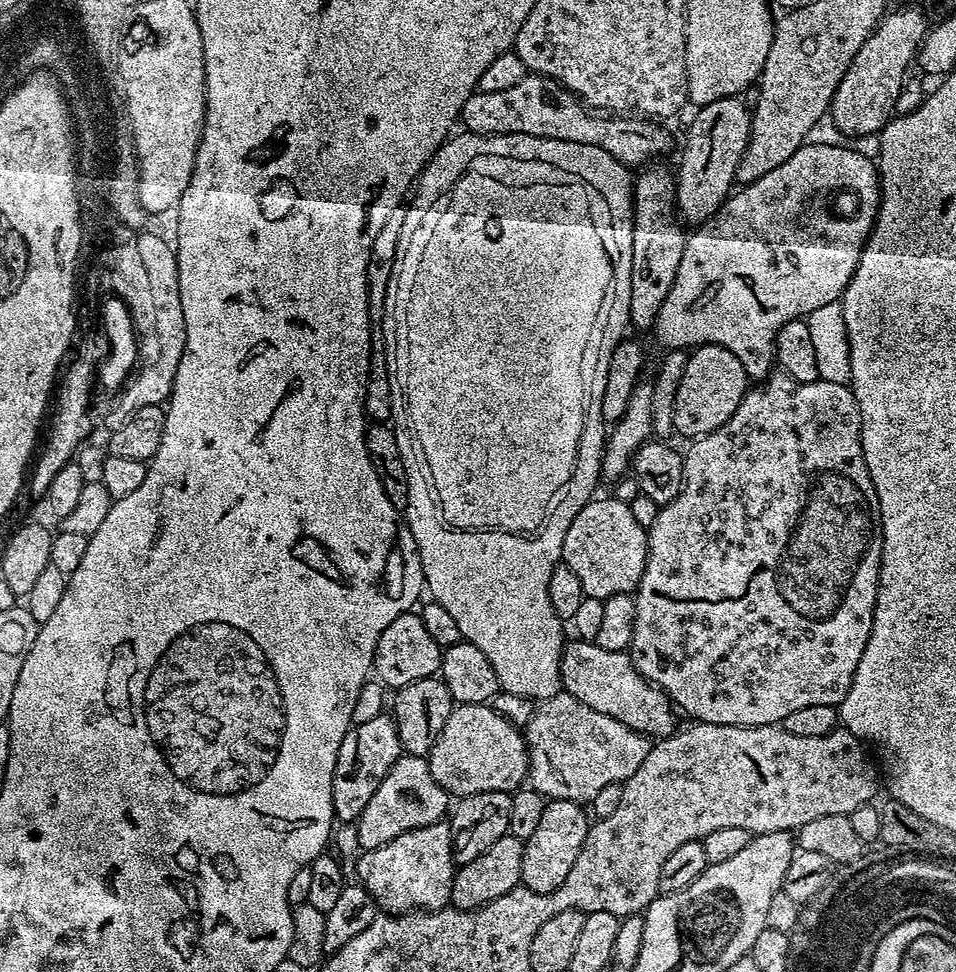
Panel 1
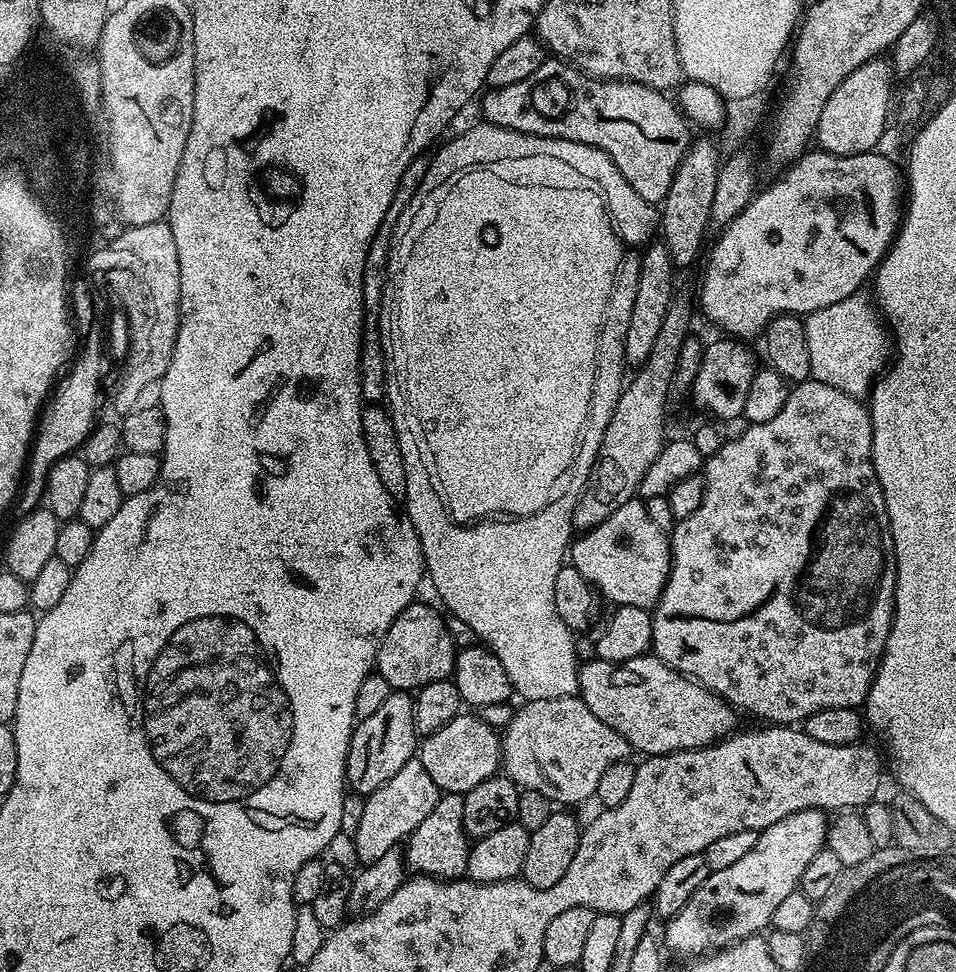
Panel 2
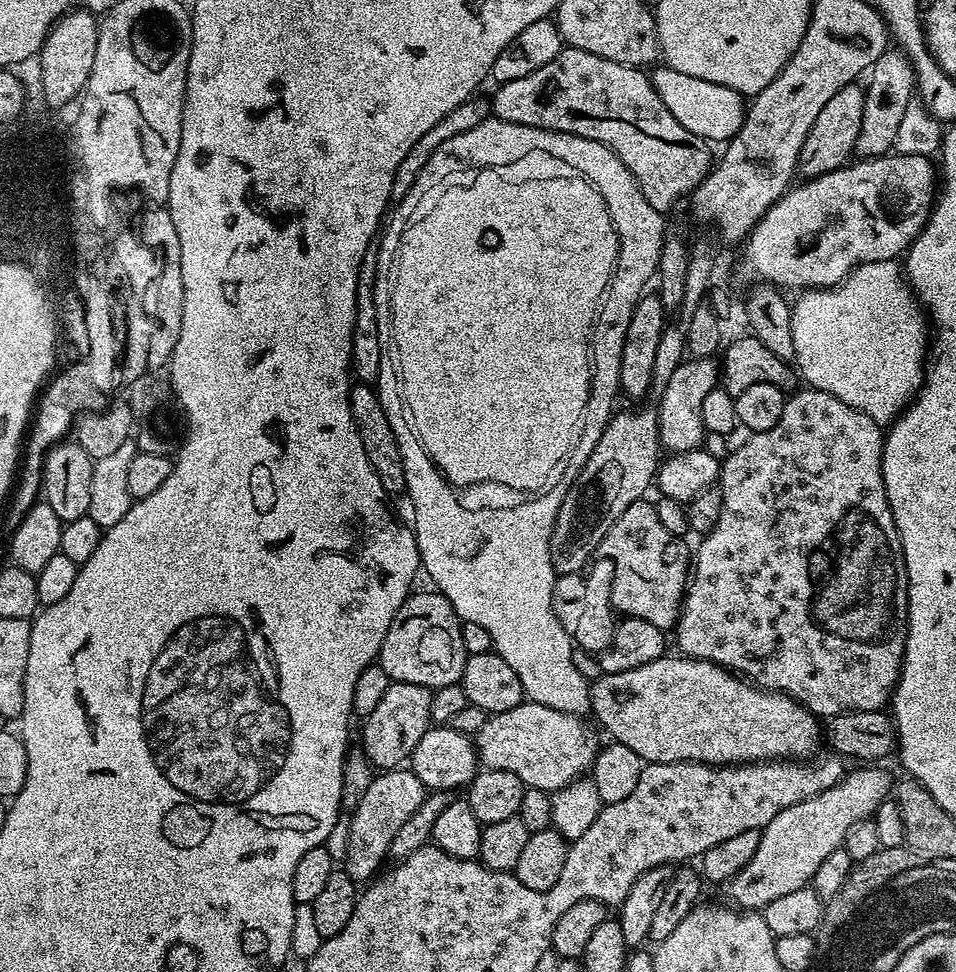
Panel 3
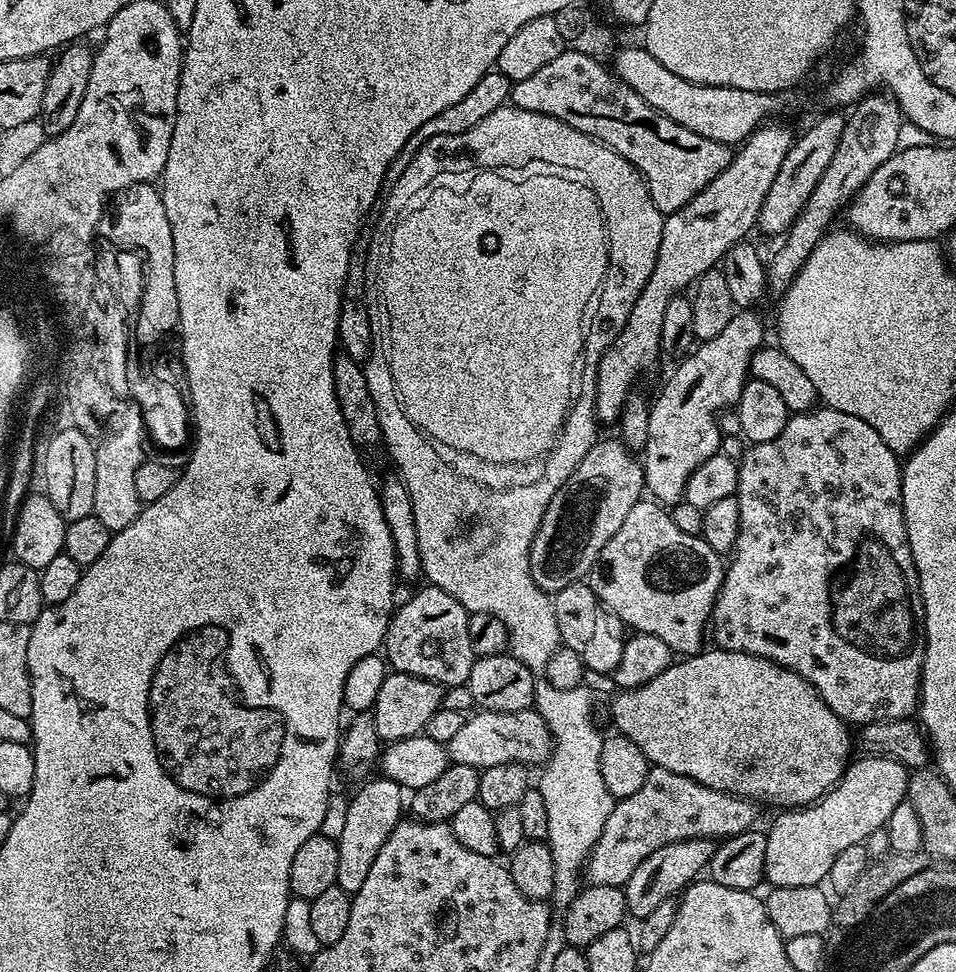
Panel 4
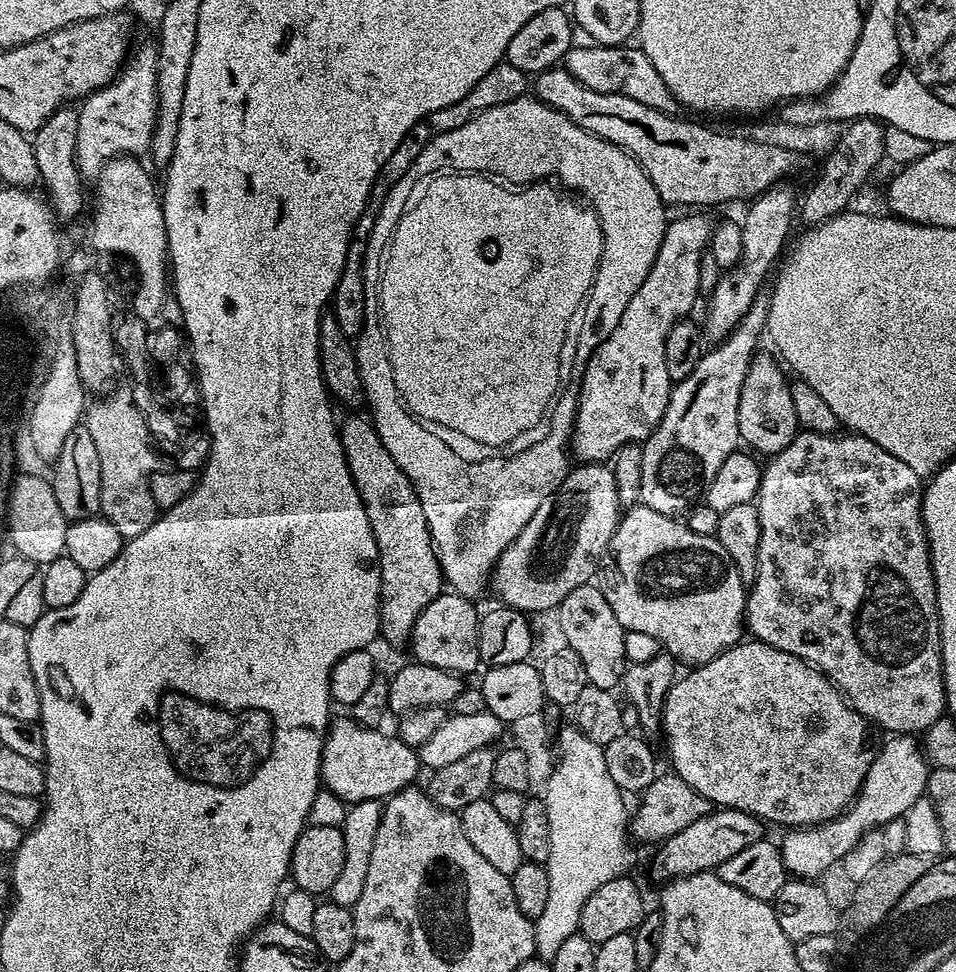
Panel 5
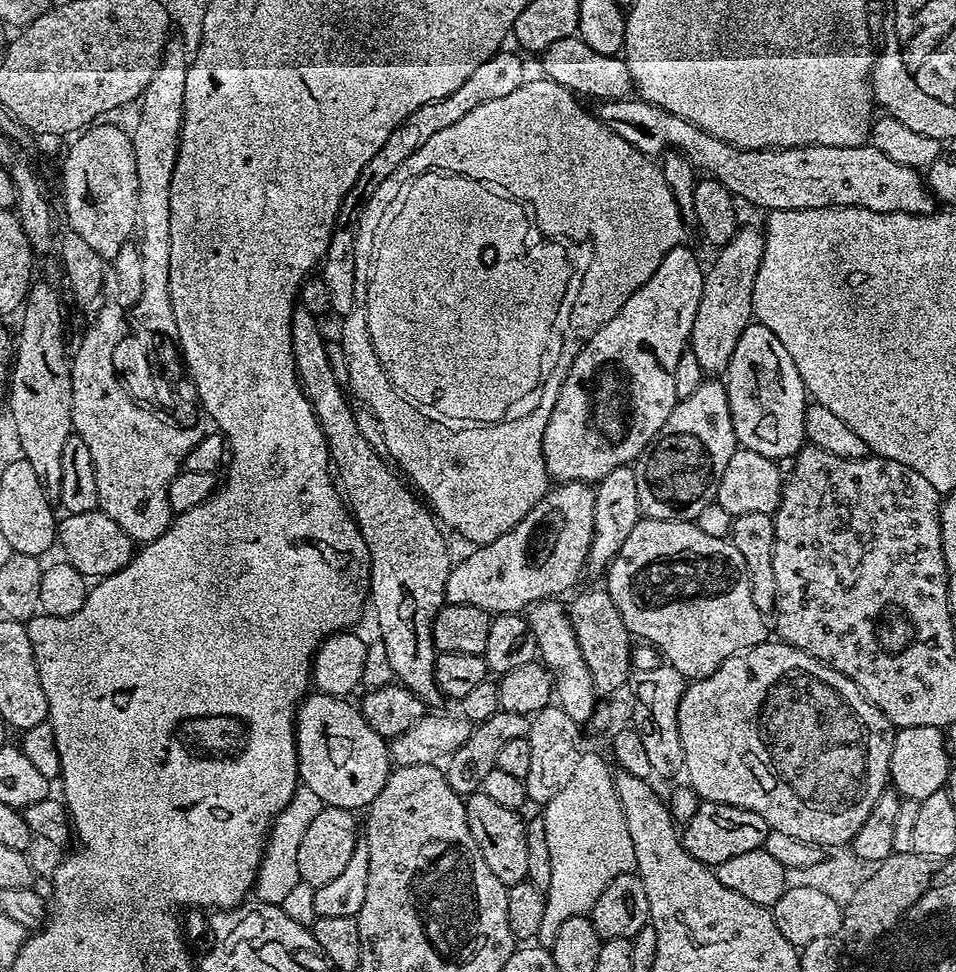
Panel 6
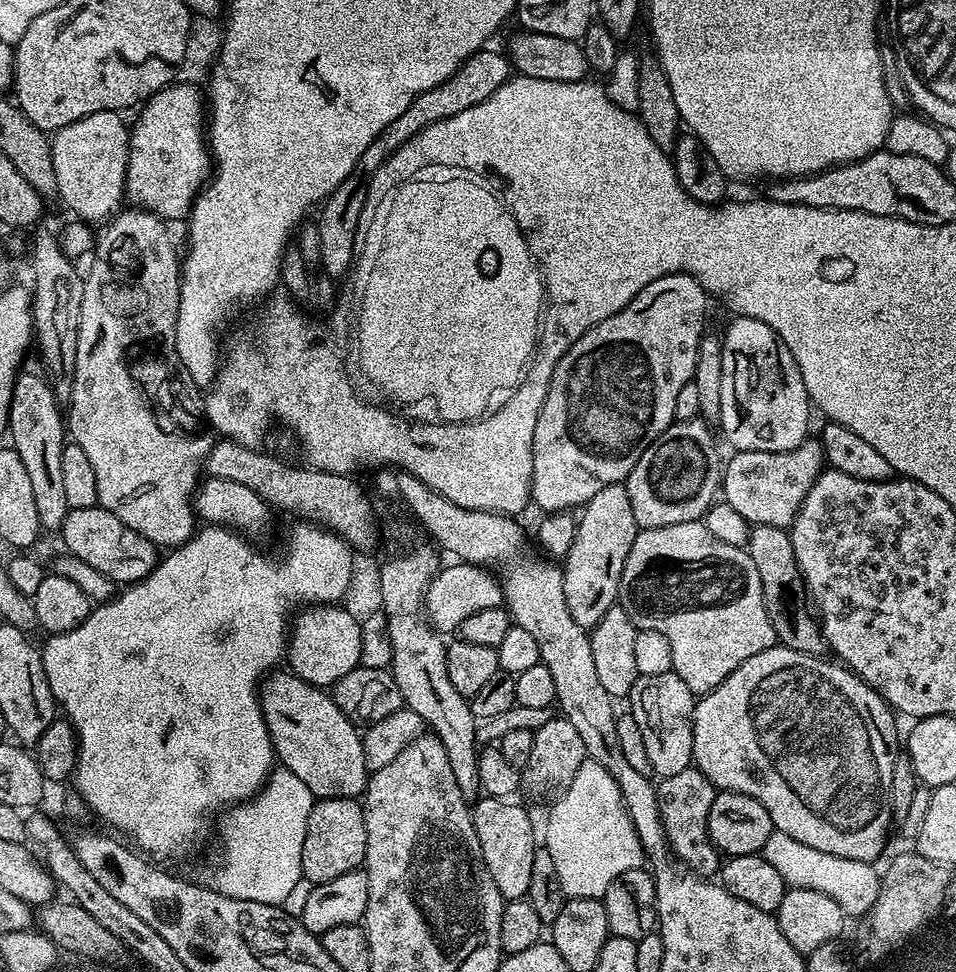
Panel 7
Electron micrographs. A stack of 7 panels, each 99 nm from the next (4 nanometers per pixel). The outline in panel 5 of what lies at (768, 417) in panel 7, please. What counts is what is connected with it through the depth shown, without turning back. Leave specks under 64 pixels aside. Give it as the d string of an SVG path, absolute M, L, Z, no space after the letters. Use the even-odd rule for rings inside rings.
M754 362L742 382L742 394L738 402L740 439L745 445L749 444L749 449L757 448L752 449L757 453L781 452L786 446L790 446L798 431L794 402L790 398L790 384L789 381L784 381L785 369L779 363L776 364Z

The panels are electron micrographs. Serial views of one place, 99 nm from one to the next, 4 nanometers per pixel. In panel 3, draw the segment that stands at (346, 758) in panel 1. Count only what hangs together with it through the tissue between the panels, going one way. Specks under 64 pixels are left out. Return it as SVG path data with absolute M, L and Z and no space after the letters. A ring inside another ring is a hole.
M389 683L386 694L374 706L369 716L363 717L365 757L376 770L391 770L401 767L411 757L418 746L422 734L426 734L432 724L430 718L430 698L432 692L417 684Z

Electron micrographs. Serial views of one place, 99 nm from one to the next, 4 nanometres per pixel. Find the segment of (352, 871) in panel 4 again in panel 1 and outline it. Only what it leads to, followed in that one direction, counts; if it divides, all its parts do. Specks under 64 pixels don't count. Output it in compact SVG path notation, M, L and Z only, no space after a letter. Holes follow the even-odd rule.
M401 755L394 762L390 774L382 778L382 786L374 790L374 798L370 798L366 810L362 810L359 820L355 821L358 841L364 850L386 846L386 842L398 838L398 834L441 823L449 808L450 794L445 788L438 786L438 782L434 782L434 774L430 774L427 759L422 756Z

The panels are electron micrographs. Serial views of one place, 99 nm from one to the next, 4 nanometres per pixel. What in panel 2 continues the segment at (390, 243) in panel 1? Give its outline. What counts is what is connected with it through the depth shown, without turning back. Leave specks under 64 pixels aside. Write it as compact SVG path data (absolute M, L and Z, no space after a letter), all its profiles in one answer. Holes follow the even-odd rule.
M425 154L416 156L414 162L410 162L410 166L406 166L406 174L402 174L402 182L398 182L398 190L394 190L394 202L390 202L390 210L386 210L384 215L385 224L376 231L376 236L370 242L370 250L366 254L366 266L362 270L362 298L364 299L364 343L360 345L360 394L365 401L380 402L385 399L390 383L388 377L388 360L384 357L384 348L380 345L380 328L376 323L380 320L380 311L386 308L386 289L388 288L388 258L390 255L390 244L388 248L388 239L392 236L391 224L413 207L414 201L417 199L420 187L422 186L422 178L426 178L426 170L432 161L431 155Z

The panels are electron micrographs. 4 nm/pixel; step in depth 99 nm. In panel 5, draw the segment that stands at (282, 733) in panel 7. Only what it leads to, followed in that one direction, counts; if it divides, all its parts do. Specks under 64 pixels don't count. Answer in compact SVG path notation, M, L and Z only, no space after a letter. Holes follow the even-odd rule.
M333 719L328 725L328 731L324 737L322 746L322 758L320 759L320 779L323 787L333 792L336 797L351 806L367 800L379 800L381 802L393 796L395 792L401 792L413 783L412 780L419 772L422 765L417 749L411 748L406 742L400 740L399 735L387 736L379 727L368 728L354 719Z

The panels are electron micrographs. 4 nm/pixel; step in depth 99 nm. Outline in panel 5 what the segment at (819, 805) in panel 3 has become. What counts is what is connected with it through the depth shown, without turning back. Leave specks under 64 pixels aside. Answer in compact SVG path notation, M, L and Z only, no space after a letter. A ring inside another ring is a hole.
M896 734L881 746L872 757L872 765L864 779L864 785L860 787L860 793L855 800L848 805L846 812L840 813L832 820L827 820L824 824L817 824L810 828L793 828L785 831L784 840L779 841L780 853L784 859L784 867L796 878L820 878L827 868L832 868L843 861L844 856L862 838L864 832L869 832L871 828L880 828L888 824L891 820L899 821L927 793L928 774L930 765L924 759L924 749L918 743L917 737L912 734Z

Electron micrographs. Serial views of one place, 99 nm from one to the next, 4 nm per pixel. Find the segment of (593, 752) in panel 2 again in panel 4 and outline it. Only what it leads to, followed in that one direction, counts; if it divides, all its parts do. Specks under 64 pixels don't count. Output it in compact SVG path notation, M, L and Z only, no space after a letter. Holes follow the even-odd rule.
M476 710L465 719L458 734L446 745L451 763L486 769L514 762L525 766L543 765L552 754L552 735L535 710L526 712L485 712Z

